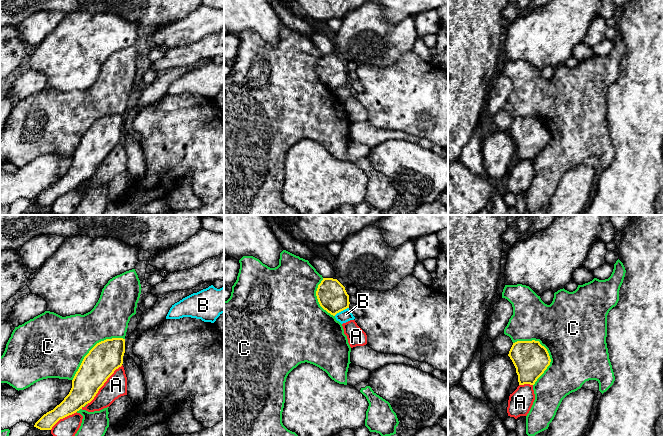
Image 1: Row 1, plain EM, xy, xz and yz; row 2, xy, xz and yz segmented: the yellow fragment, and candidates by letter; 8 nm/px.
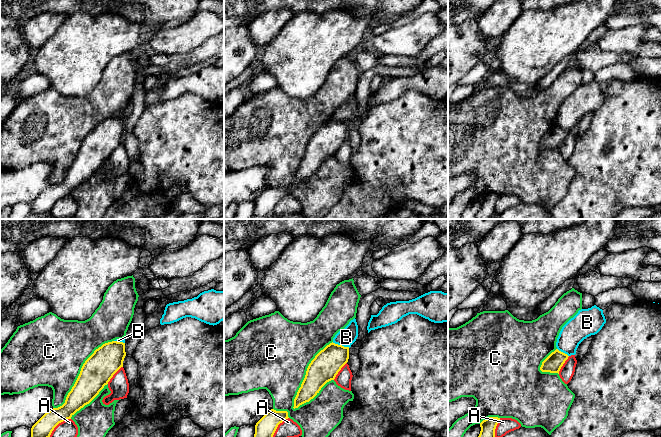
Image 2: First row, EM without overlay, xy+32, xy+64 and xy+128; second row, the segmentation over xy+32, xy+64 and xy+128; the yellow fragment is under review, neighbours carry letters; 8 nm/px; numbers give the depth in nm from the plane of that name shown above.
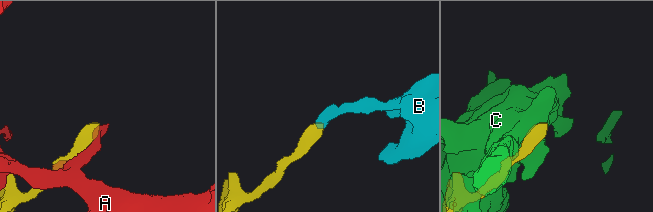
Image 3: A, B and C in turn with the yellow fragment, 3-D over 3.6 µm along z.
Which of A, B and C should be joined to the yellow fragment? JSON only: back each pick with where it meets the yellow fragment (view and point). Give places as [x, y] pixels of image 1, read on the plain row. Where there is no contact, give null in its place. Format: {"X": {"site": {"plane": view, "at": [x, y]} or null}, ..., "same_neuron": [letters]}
{"same_neuron": []}

